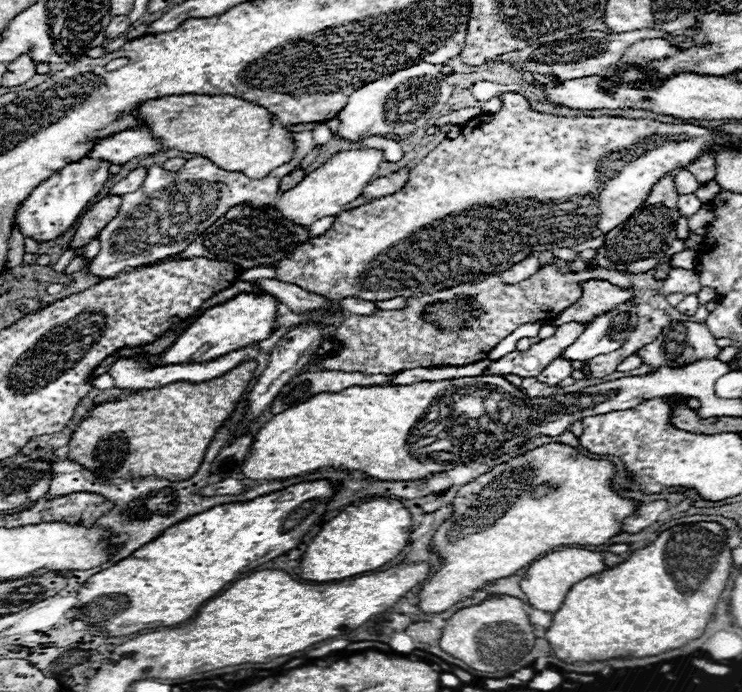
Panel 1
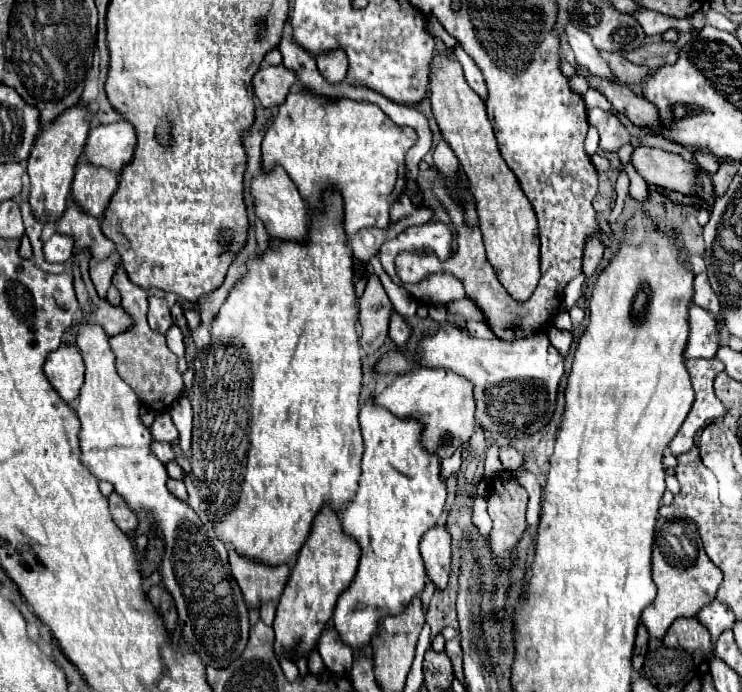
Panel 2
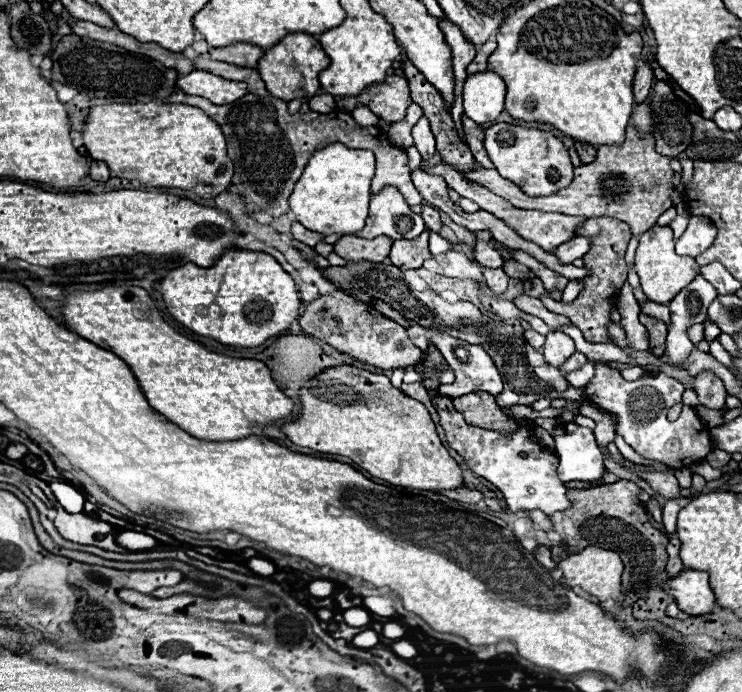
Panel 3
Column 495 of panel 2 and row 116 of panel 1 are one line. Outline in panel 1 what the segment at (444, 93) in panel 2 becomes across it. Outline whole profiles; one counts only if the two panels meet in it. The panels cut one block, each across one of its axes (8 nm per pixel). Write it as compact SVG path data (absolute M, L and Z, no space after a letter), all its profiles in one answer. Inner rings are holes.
M166 96L146 100L138 106L138 120L142 122L140 130L158 138L162 150L200 154L216 166L242 172L248 178L264 178L272 168L288 162L294 152L294 142L278 120L264 108L232 96Z

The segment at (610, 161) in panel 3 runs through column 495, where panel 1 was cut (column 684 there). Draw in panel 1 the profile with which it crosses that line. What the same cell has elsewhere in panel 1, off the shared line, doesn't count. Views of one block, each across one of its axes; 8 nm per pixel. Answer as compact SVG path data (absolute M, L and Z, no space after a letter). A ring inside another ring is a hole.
M678 170L674 176L676 176L678 194L688 194L688 192L694 192L698 188L698 180L688 170Z

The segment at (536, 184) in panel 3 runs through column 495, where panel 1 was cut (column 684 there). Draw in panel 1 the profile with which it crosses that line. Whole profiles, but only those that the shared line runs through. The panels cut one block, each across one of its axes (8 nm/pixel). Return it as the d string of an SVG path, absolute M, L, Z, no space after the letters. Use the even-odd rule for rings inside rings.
M506 92L500 96L504 102L504 108L496 114L480 114L466 122L462 126L462 132L454 140L444 140L436 150L432 150L420 164L416 164L410 170L410 176L406 184L390 196L378 198L370 204L364 204L354 210L346 210L344 214L336 216L336 222L332 230L318 238L310 238L304 242L304 246L298 246L276 266L278 274L276 278L288 284L296 284L306 292L316 292L324 296L326 300L340 300L346 296L356 296L362 300L388 300L388 298L408 298L416 296L416 292L432 292L432 290L444 290L452 288L462 282L470 282L476 278L484 278L488 274L500 274L500 270L508 270L508 266L520 262L522 258L522 246L528 248L530 252L544 252L544 250L554 250L554 248L574 248L582 244L584 240L592 240L596 236L602 236L610 232L614 226L622 224L626 218L630 218L648 198L650 188L664 176L672 174L686 164L690 164L704 148L712 150L714 144L724 142L722 136L714 134L708 128L700 128L694 124L662 124L656 120L628 120L628 118L618 118L618 116L600 116L600 118L564 118L564 116L550 116L550 114L540 114L534 112L528 104L526 98L514 92Z

